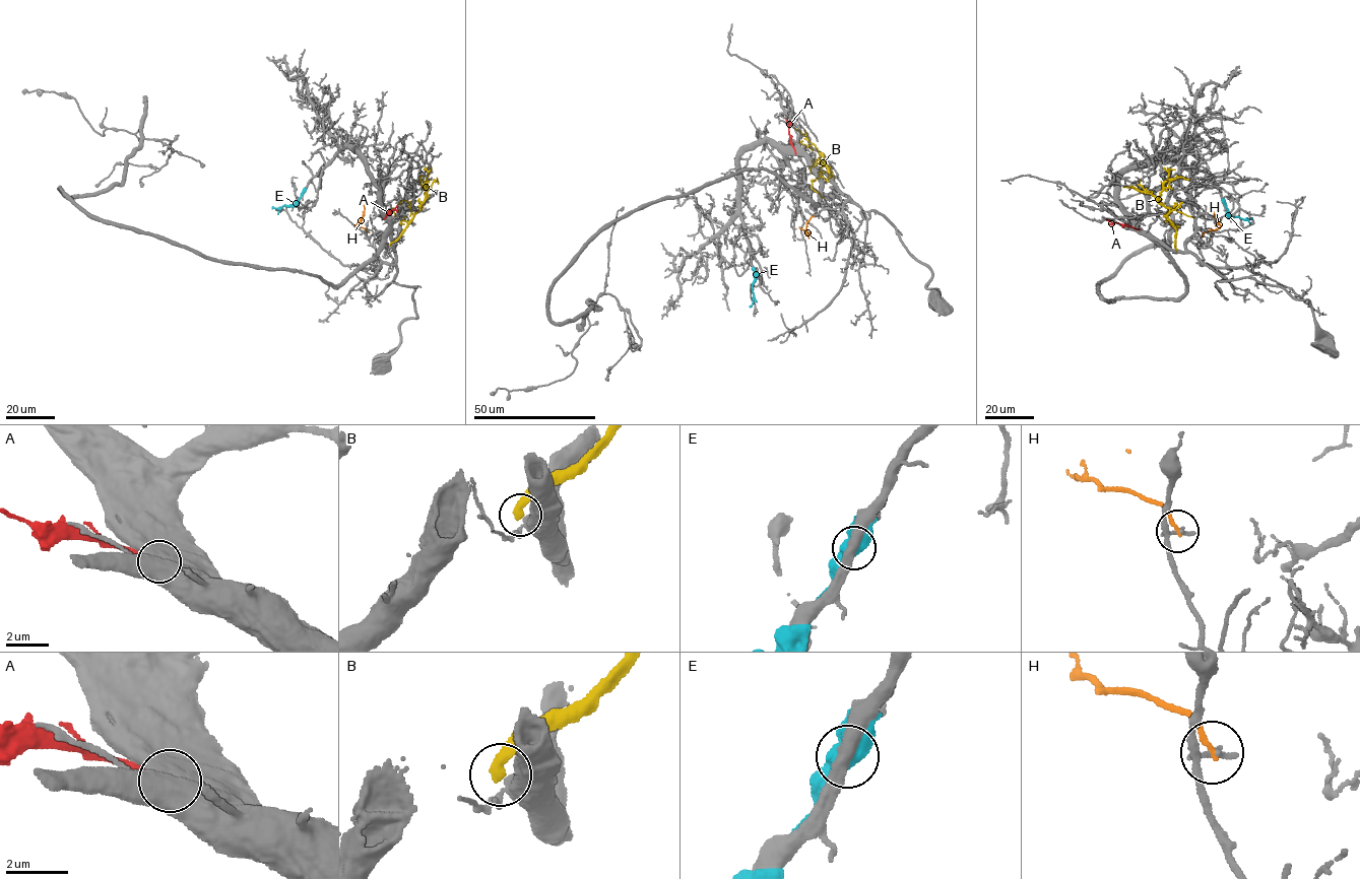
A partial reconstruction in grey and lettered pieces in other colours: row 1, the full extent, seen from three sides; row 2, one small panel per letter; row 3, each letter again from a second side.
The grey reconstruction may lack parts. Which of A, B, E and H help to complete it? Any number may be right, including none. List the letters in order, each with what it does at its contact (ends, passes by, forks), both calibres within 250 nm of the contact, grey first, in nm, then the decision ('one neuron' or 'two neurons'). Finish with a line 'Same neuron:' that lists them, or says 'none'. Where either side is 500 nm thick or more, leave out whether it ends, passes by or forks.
A: 750/200 nm | two neurons
B: it ends | 360/400 nm | two neurons
E: 440/600 nm | two neurons
H: it ends | 240/170 nm | two neurons
Same neuron: none

